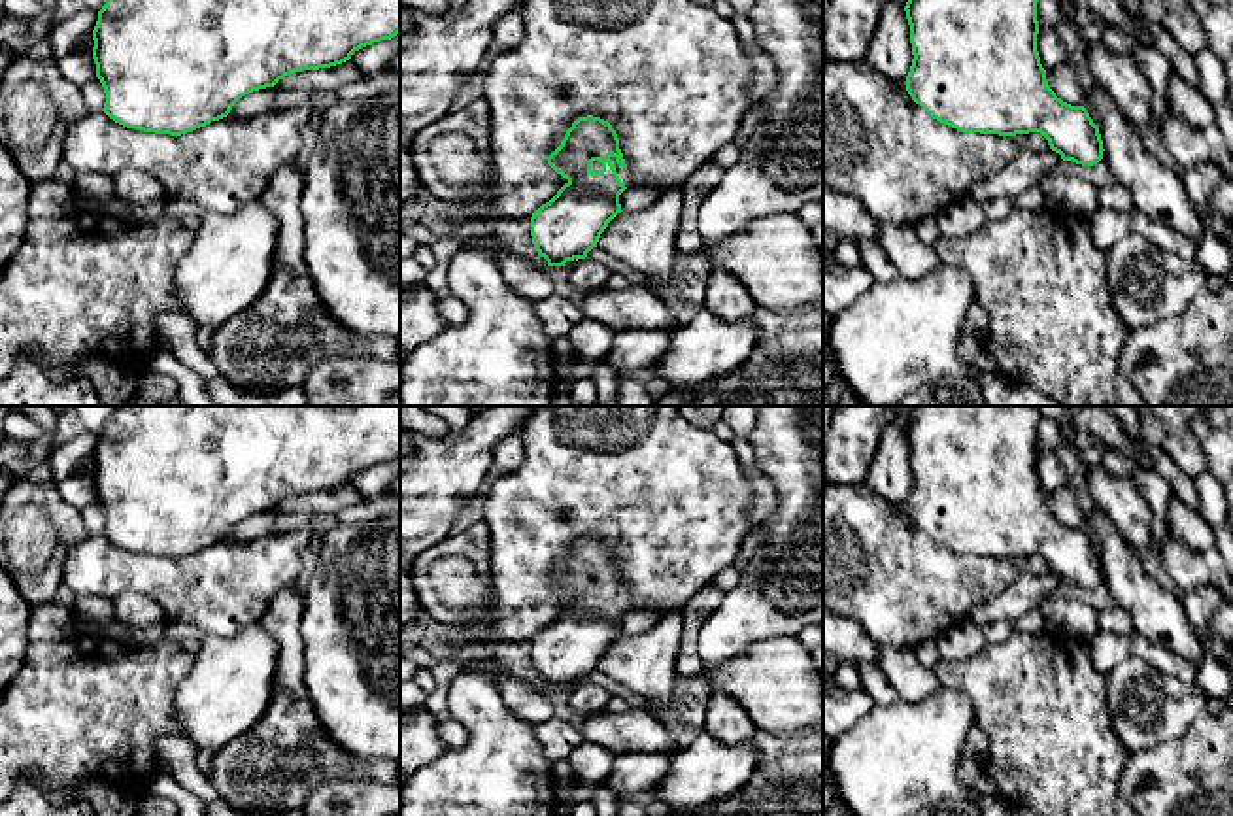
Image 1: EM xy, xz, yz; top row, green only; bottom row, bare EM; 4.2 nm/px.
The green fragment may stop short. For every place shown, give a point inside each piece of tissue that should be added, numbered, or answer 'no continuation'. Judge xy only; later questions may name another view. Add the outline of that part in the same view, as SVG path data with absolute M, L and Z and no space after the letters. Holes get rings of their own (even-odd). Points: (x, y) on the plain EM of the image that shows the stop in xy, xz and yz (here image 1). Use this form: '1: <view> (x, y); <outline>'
no continuation

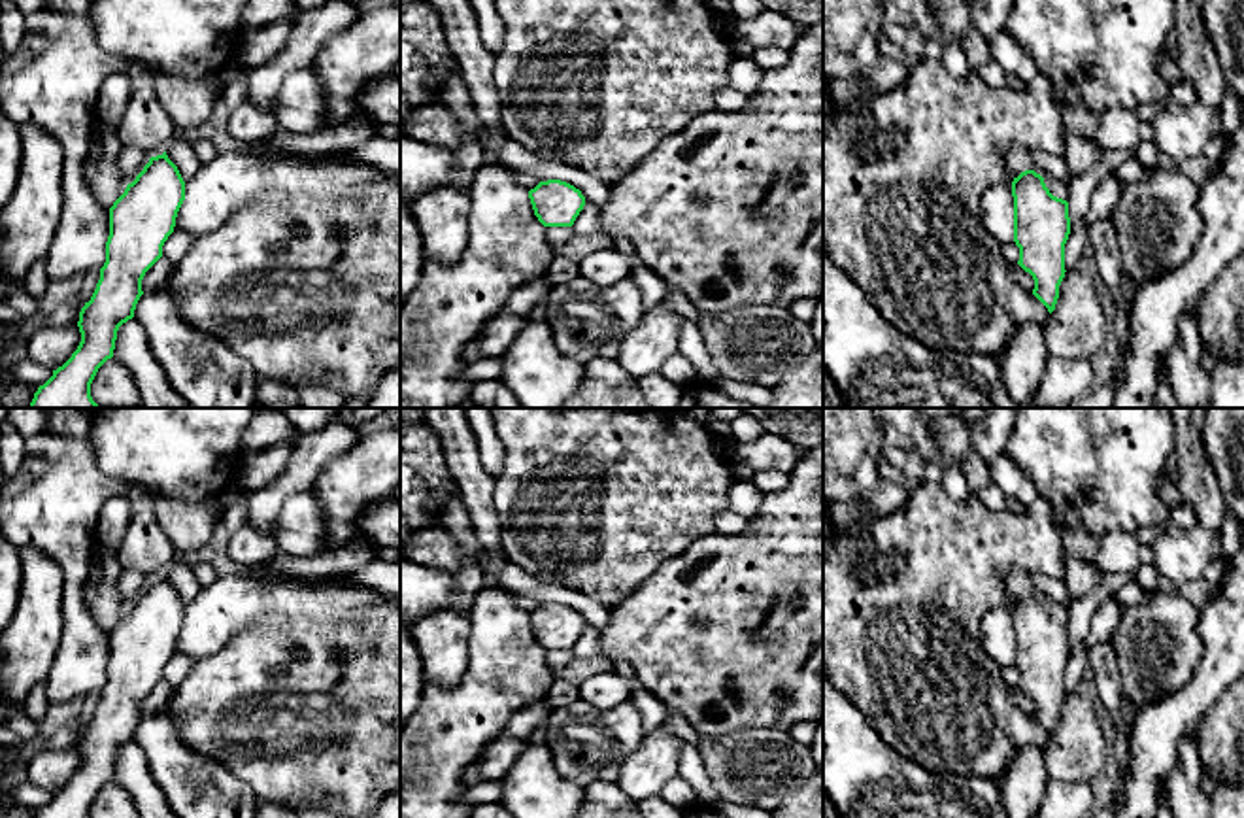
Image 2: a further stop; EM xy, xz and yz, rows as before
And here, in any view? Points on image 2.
no continuation

